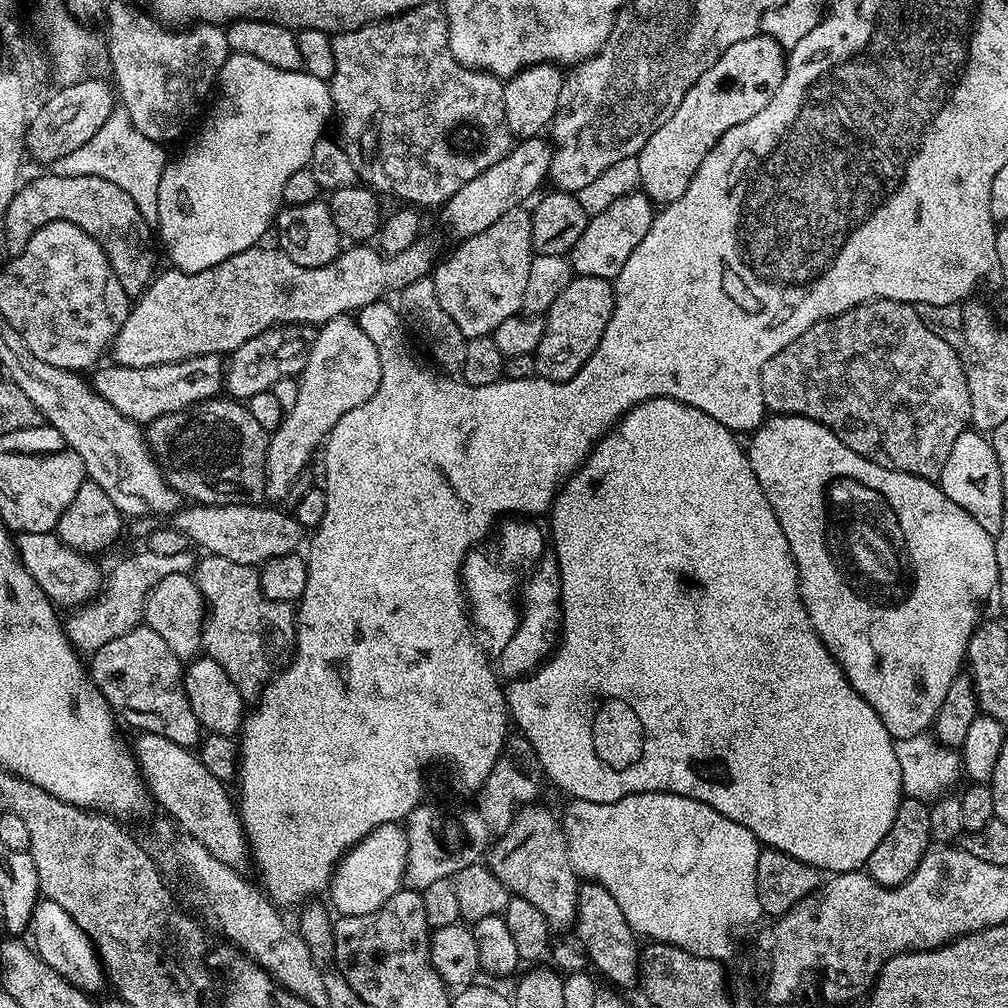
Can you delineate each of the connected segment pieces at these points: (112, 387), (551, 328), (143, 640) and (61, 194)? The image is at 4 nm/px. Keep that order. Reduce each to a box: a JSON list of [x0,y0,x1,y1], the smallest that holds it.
[[94,356,225,424],[536,276,616,382],[90,626,202,750],[2,174,154,298]]

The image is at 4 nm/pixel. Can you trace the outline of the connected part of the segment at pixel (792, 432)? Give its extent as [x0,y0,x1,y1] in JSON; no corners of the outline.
[746,415,1000,740]

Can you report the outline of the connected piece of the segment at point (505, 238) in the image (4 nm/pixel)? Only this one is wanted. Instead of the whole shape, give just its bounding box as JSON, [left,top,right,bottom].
[432,211,534,342]

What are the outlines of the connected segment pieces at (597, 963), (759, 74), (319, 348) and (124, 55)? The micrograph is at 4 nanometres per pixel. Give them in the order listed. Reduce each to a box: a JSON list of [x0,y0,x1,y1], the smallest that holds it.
[[574,882,641,989],[666,34,786,132],[264,315,382,501],[106,4,228,142]]

